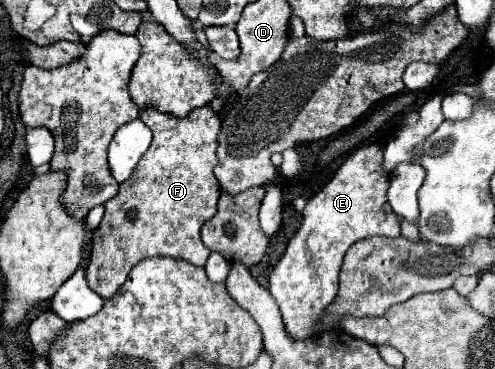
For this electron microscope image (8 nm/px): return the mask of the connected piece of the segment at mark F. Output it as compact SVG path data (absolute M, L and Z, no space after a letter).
M204 105L188 117L176 119L150 107L140 111L140 119L154 135L152 143L130 179L120 183L118 195L106 201L106 213L94 241L96 249L86 267L86 281L102 299L110 299L124 285L132 267L146 257L174 257L204 267L210 255L200 239L200 227L216 213L220 197L220 185L212 173L218 161L218 115Z

